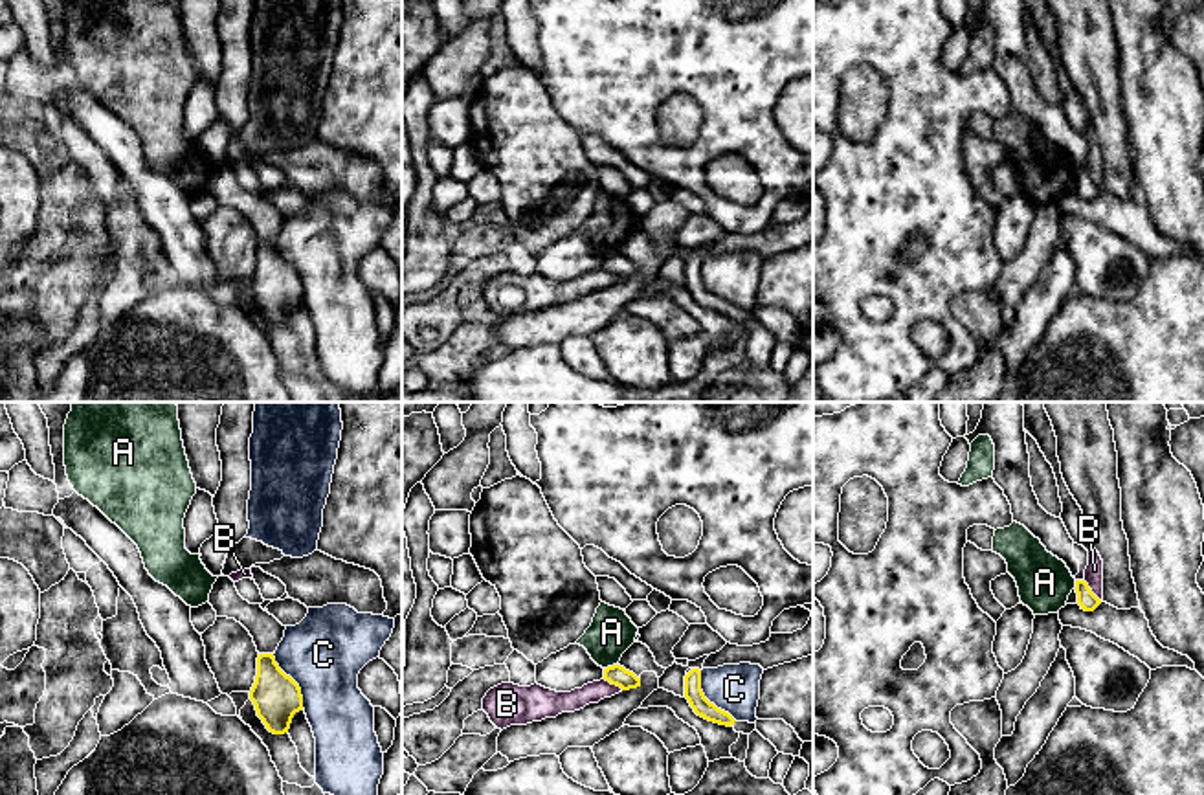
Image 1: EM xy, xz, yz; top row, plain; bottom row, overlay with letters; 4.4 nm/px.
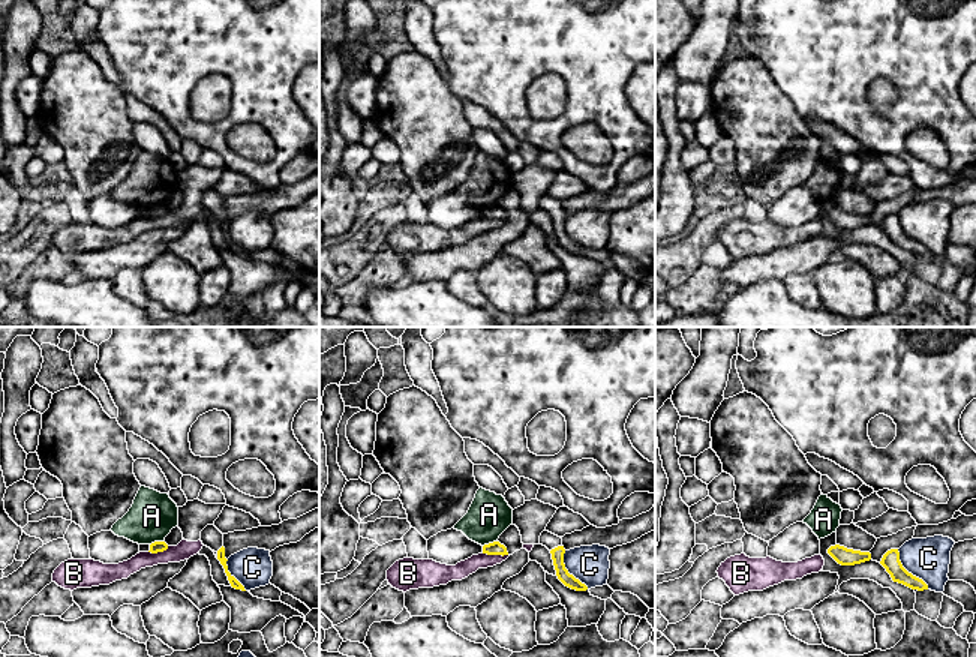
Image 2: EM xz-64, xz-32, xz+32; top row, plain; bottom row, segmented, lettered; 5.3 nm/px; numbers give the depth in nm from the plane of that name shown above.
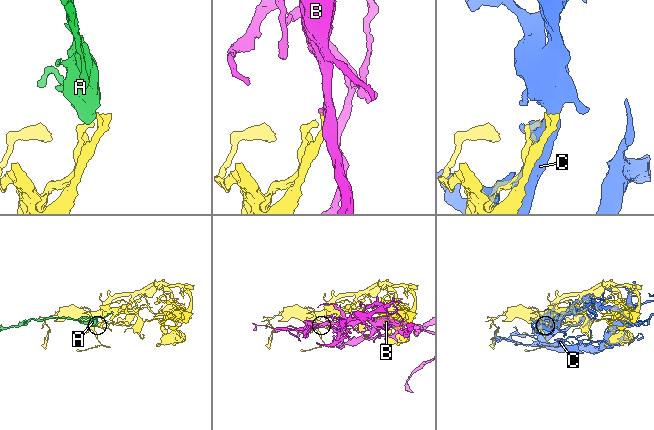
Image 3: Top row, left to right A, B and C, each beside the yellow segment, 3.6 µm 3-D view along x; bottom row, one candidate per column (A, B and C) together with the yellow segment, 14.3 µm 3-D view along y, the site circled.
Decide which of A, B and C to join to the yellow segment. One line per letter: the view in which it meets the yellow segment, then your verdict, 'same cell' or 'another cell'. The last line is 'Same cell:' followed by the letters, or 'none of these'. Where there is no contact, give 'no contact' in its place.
A: meets yellow in xz; another cell
B: meets yellow in yz; another cell
C: meets yellow in xz; another cell
Same cell: none of these

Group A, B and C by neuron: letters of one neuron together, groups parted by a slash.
A / B / C

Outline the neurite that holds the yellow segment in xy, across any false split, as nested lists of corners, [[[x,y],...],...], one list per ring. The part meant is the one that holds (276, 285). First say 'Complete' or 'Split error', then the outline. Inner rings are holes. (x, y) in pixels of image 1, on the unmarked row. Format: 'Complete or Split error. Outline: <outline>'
Complete. Outline: [[[259,242],[250,288],[257,305],[273,323],[288,321],[294,303],[303,299],[299,274],[279,257],[273,242]]]

